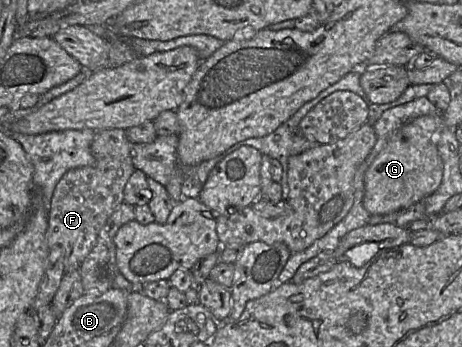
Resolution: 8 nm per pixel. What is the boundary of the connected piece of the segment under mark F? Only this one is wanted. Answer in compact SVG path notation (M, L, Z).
M123 129L97 130L91 144L95 164L67 171L56 185L50 203L46 240L50 249L56 245L64 249L65 273L80 269L96 245L100 230L124 202L125 185L135 171L130 155L132 147L133 143Z

